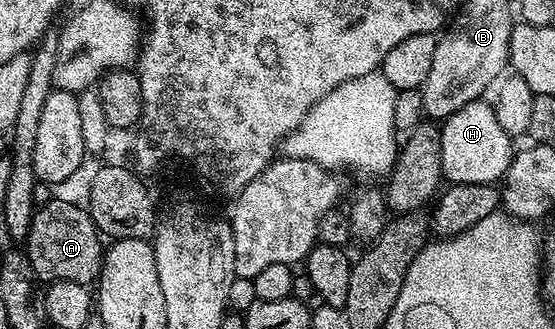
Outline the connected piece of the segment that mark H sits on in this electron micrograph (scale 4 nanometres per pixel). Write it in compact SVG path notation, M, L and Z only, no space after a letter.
M479 99L460 107L441 122L442 176L450 185L488 185L505 178L506 168L514 160L516 152L512 138L496 119L496 111L485 99Z

